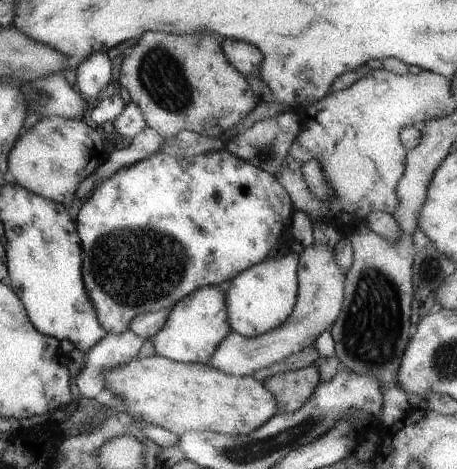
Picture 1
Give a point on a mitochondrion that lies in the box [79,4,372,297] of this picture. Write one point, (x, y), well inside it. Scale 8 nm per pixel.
(161, 76)

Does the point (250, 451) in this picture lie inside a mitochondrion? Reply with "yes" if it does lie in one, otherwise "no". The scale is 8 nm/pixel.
yes

